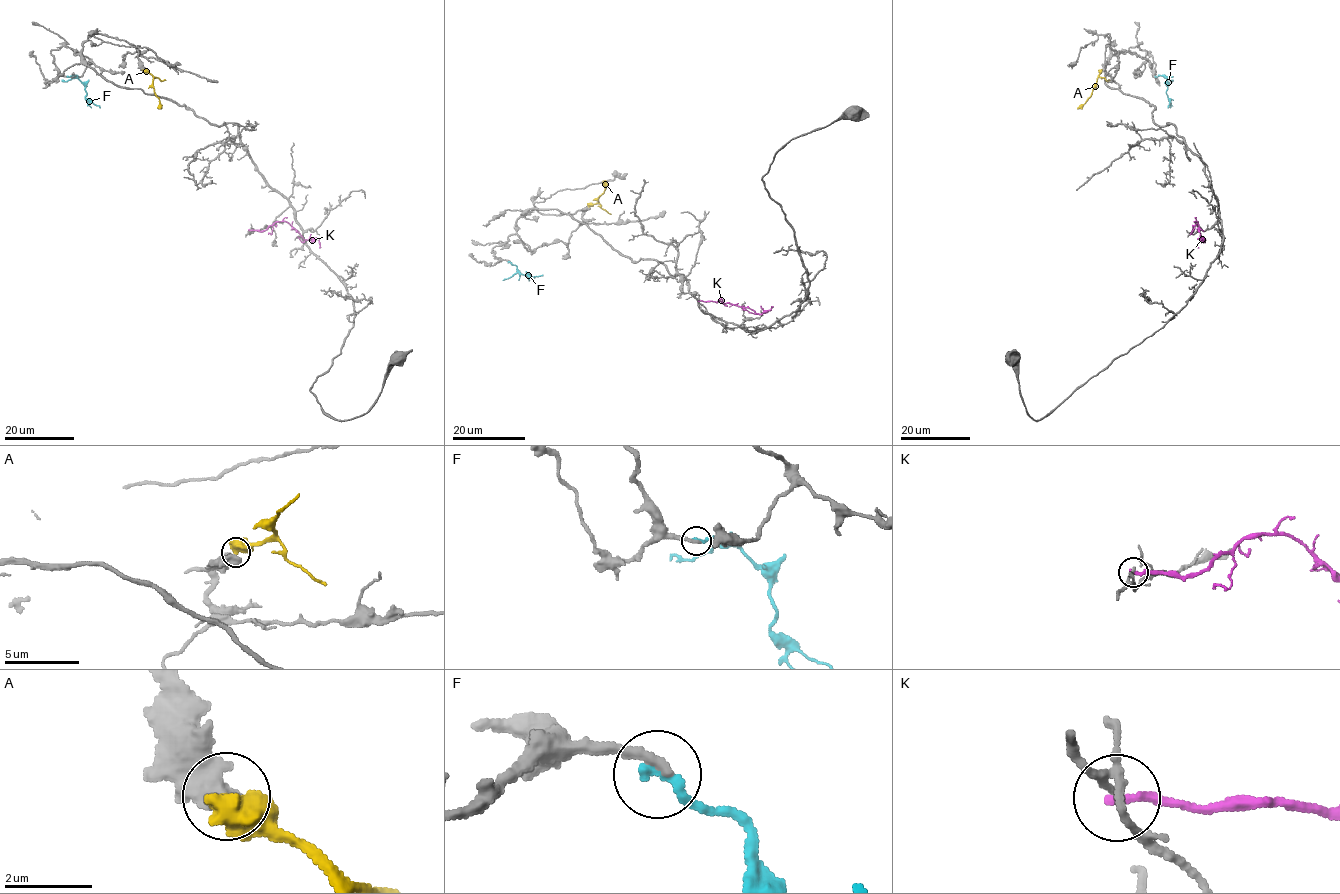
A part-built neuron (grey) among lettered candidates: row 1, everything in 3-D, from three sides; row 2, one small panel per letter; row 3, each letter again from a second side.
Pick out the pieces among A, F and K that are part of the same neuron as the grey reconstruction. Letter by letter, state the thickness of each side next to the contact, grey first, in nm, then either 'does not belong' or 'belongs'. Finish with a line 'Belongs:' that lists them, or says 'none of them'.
A: 600/650 nm | does not belong
F: 240/260 nm | does not belong
K: 160/240 nm | does not belong
Belongs: none of them

